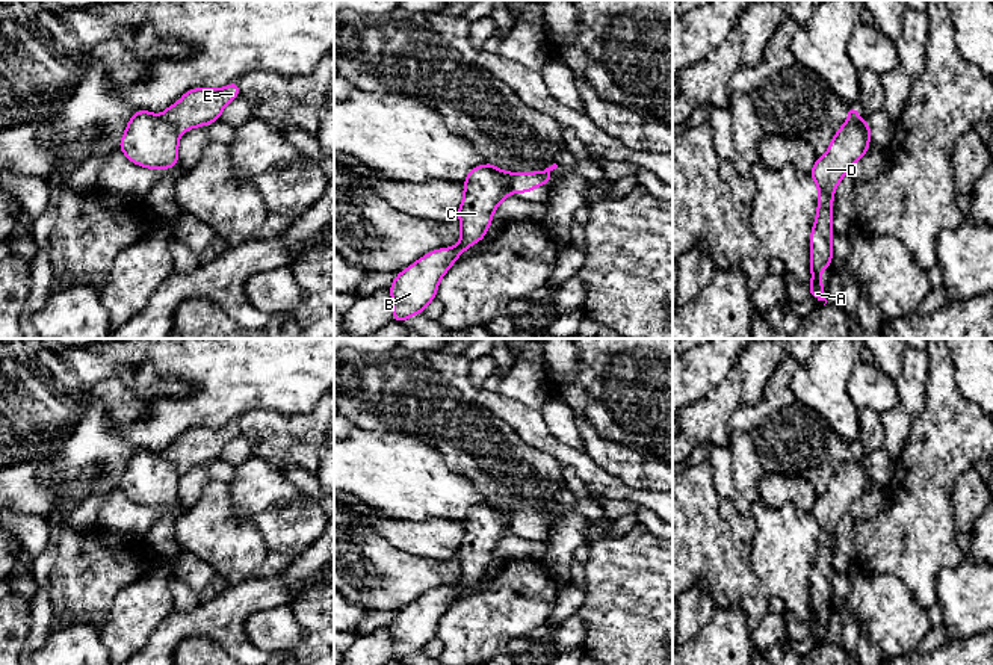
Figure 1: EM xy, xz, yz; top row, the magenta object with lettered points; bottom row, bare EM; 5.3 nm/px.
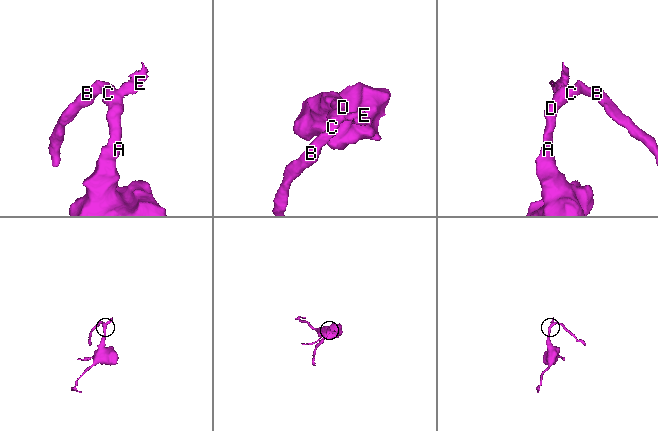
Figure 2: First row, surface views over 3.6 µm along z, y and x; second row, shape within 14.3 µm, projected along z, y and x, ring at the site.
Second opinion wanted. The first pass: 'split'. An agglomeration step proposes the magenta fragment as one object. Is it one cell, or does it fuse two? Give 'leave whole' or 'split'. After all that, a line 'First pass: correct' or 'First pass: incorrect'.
split
First pass: correct

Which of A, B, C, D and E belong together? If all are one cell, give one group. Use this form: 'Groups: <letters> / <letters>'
Groups: A B C D / E

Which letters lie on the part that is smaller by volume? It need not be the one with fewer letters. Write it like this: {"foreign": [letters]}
{"foreign": ["E"]}

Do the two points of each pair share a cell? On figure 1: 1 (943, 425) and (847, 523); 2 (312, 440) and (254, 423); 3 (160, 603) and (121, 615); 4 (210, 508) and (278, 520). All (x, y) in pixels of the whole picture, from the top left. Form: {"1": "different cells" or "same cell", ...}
{"1": "different cells", "2": "same cell", "3": "same cell", "4": "different cells"}

